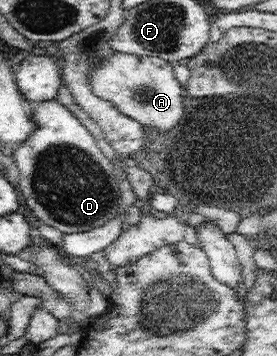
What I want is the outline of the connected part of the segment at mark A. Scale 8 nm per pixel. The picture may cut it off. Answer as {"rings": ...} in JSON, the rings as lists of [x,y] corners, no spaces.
{"rings":[[[116,52],[94,66],[88,79],[96,97],[110,101],[124,115],[132,117],[143,127],[150,125],[158,127],[160,131],[170,131],[184,115],[182,98],[185,92],[174,75],[174,64],[158,57]]]}

